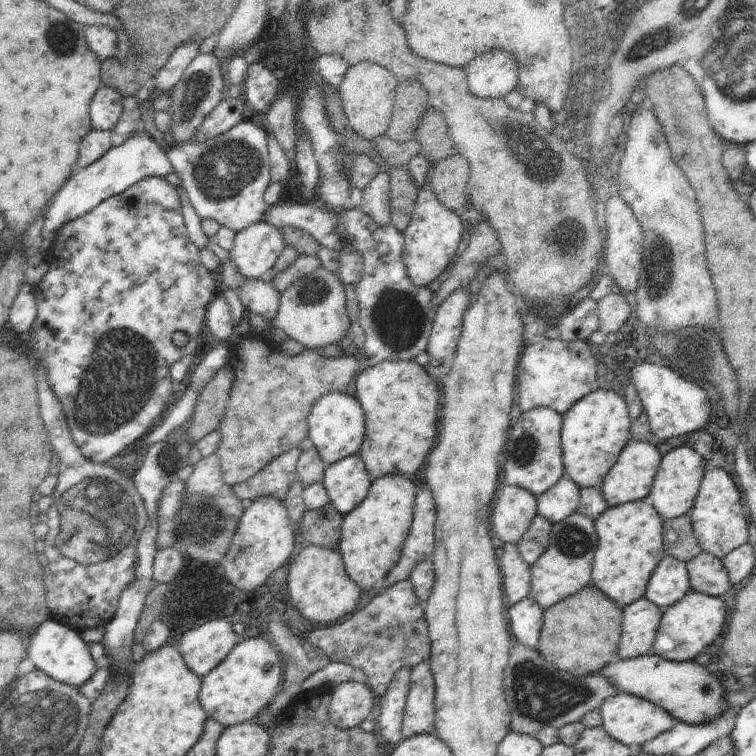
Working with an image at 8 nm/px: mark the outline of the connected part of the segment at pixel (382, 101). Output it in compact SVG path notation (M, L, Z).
M360 62L348 68L338 92L344 114L355 132L370 141L380 135L384 136L391 123L398 84L398 78L394 77L390 70L377 63Z

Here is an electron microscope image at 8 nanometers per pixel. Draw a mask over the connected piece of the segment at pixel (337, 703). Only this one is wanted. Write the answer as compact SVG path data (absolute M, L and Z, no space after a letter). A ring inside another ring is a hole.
M348 681L338 685L331 694L330 722L340 730L355 729L369 718L377 700L367 684Z

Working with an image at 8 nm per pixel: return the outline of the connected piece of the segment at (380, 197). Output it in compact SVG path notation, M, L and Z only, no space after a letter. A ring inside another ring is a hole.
M380 171L376 178L362 190L363 199L358 208L362 209L379 226L391 222L391 190L390 177Z

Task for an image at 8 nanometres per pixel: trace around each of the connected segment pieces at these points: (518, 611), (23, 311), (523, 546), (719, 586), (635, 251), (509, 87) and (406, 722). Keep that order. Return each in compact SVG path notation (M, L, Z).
M530 596L511 605L510 610L508 610L510 630L516 636L518 643L536 648L544 613L542 607Z
M24 282L12 303L9 310L7 329L13 331L14 334L29 332L36 318L37 308L33 290L34 286Z
M536 514L528 530L516 544L522 560L527 565L532 566L546 552L550 546L551 530L550 522L543 516Z
M702 551L686 563L689 583L694 591L713 597L722 596L732 584L722 560Z
M609 196L604 210L607 240L604 243L605 264L610 271L610 277L615 281L616 290L622 295L635 294L639 285L640 266L644 252L644 233L641 224L634 218L632 210L624 200Z
M490 50L475 57L464 70L468 92L476 98L504 99L518 84L514 54L504 50Z
M428 661L411 670L410 690L401 726L402 740L435 732L435 686Z

